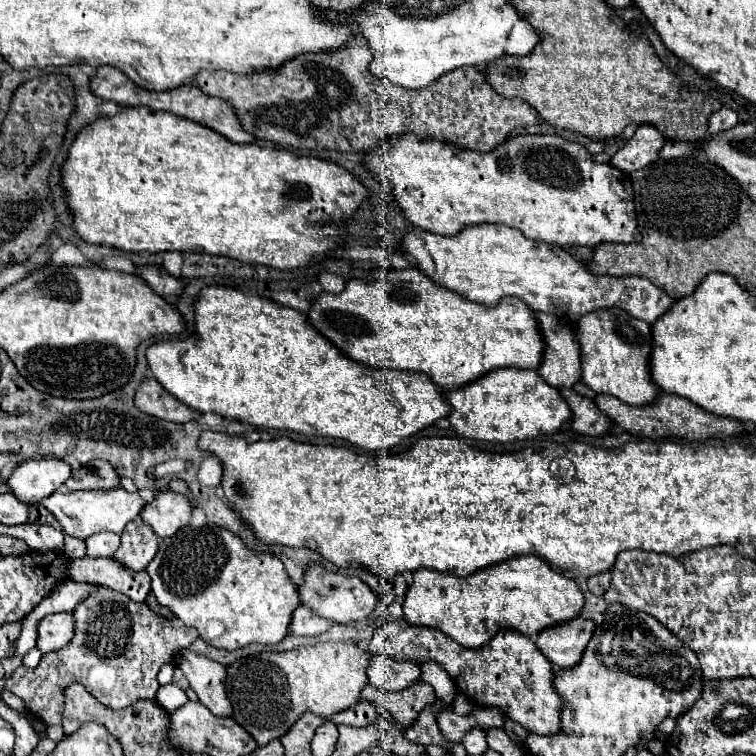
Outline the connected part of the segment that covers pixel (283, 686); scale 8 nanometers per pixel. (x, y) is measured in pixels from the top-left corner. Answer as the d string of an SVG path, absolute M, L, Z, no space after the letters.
M320 642L316 646L302 646L290 652L260 652L238 658L226 668L226 694L232 704L232 718L254 736L258 746L266 746L274 738L282 738L286 730L304 714L312 712L320 718L330 718L336 712L352 708L360 702L360 690L366 682L366 658L372 654L358 648L354 642Z

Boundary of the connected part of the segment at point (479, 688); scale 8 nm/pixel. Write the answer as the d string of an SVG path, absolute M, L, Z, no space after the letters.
M400 618L380 626L368 642L368 650L372 654L386 654L388 658L410 660L414 664L434 660L448 672L448 676L456 682L456 688L464 692L472 704L480 708L498 708L510 720L540 736L554 736L562 732L562 700L554 688L552 666L536 644L522 634L502 630L486 642L486 646L464 648L436 628L412 626Z

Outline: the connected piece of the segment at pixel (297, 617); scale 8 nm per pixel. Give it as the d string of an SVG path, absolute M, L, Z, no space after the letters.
M300 604L300 606L294 610L290 634L296 634L296 636L316 636L316 634L328 632L332 626L334 626L332 620L322 618L322 616L314 614L308 606Z

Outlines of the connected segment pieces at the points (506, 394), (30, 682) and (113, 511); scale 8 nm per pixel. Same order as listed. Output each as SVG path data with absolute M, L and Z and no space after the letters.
M498 368L490 374L484 374L482 378L450 390L448 402L452 404L452 414L448 416L452 422L452 428L464 436L474 440L486 440L486 442L514 442L514 440L530 440L542 434L556 434L560 428L572 418L570 406L564 402L558 388L548 386L544 378L536 370L520 370L520 368Z
M100 588L80 602L74 616L76 634L68 646L44 654L34 670L20 666L6 678L6 690L20 696L46 726L62 722L62 696L74 682L82 684L98 702L114 710L132 706L140 698L156 698L160 686L156 674L160 666L174 662L176 654L198 638L198 630L188 628L178 618L166 620L154 614L144 602L130 602L130 598L110 588Z
M122 488L92 490L92 492L68 492L68 494L64 494L62 490L56 490L48 498L44 498L42 504L58 520L64 534L86 540L88 536L92 536L96 532L102 532L102 530L120 534L122 528L126 526L126 522L138 518L138 514L142 512L144 500L138 496L138 492L128 494Z

